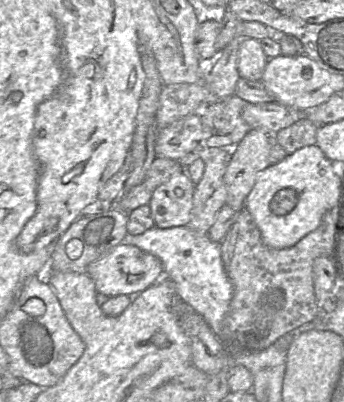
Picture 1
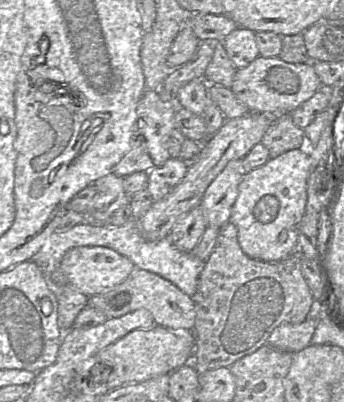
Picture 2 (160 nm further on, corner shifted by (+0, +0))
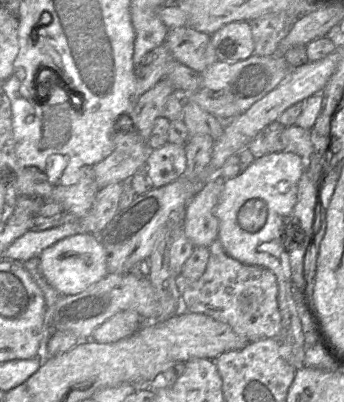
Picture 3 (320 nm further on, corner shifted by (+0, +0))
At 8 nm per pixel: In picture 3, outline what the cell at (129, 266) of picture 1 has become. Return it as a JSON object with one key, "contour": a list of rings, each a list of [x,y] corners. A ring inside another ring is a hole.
{"contour":[[[90,233],[59,240],[42,251],[39,261],[42,275],[61,295],[79,294],[108,274],[105,249],[98,236]]]}

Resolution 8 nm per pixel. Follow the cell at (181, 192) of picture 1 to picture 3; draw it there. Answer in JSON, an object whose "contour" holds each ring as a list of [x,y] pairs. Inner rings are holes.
{"contour":[[[167,142],[150,152],[147,159],[147,175],[153,188],[159,188],[178,179],[186,166],[185,145]]]}

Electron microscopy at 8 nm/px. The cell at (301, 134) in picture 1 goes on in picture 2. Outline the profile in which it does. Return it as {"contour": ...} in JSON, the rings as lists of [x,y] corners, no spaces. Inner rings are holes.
{"contour":[[[279,114],[272,117],[272,123],[261,140],[268,149],[270,158],[299,149],[305,141],[304,129],[294,123],[291,114]]]}

